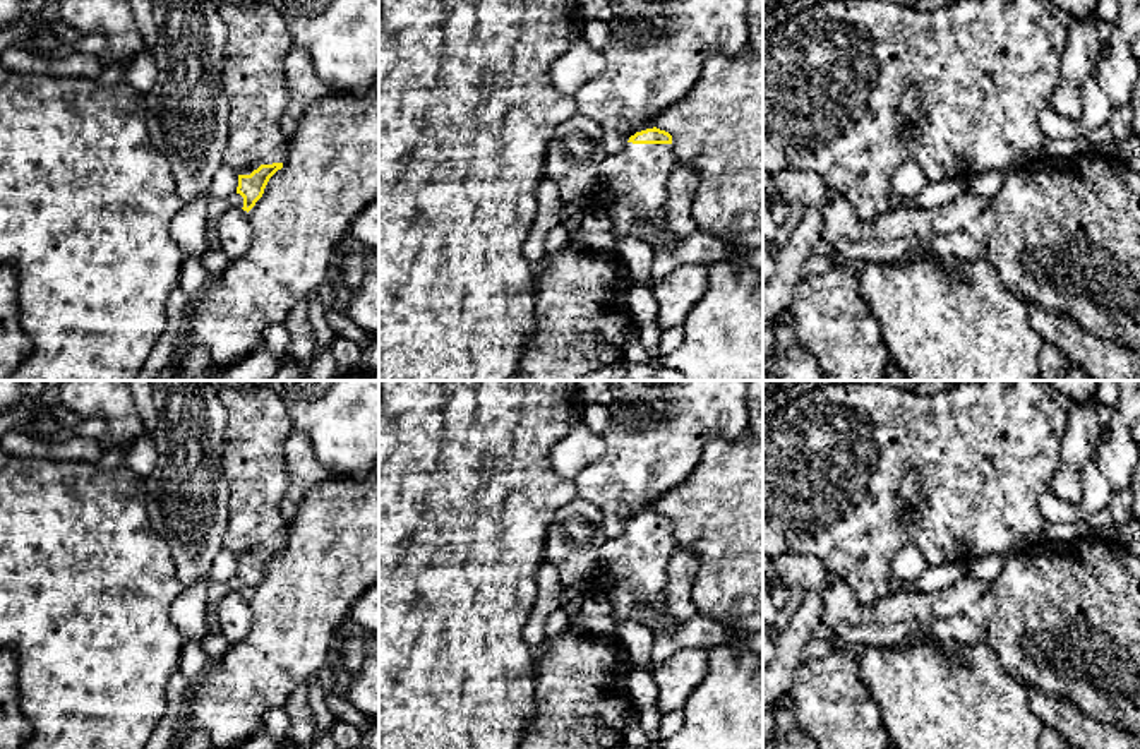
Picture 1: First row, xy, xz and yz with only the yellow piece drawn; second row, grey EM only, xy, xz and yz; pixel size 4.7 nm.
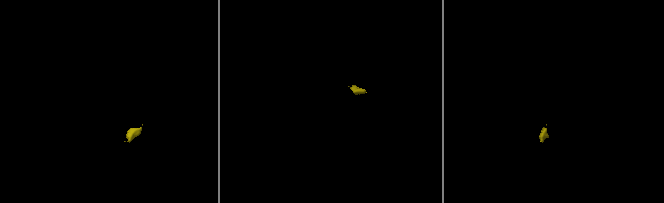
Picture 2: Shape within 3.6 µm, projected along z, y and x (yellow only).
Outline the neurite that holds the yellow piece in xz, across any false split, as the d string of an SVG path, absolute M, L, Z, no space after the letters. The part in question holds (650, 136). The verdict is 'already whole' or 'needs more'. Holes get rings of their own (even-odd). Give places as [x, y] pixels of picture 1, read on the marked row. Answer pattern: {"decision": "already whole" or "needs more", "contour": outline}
{"decision": "needs more", "contour": "M610 0L609 7L617 24L602 48L607 67L578 89L574 101L578 113L614 129L627 144L603 159L590 202L607 211L617 242L634 238L634 226L645 223L660 243L675 247L665 202L677 159L672 135L657 129L653 118L687 96L711 55L747 50L747 0Z"}

